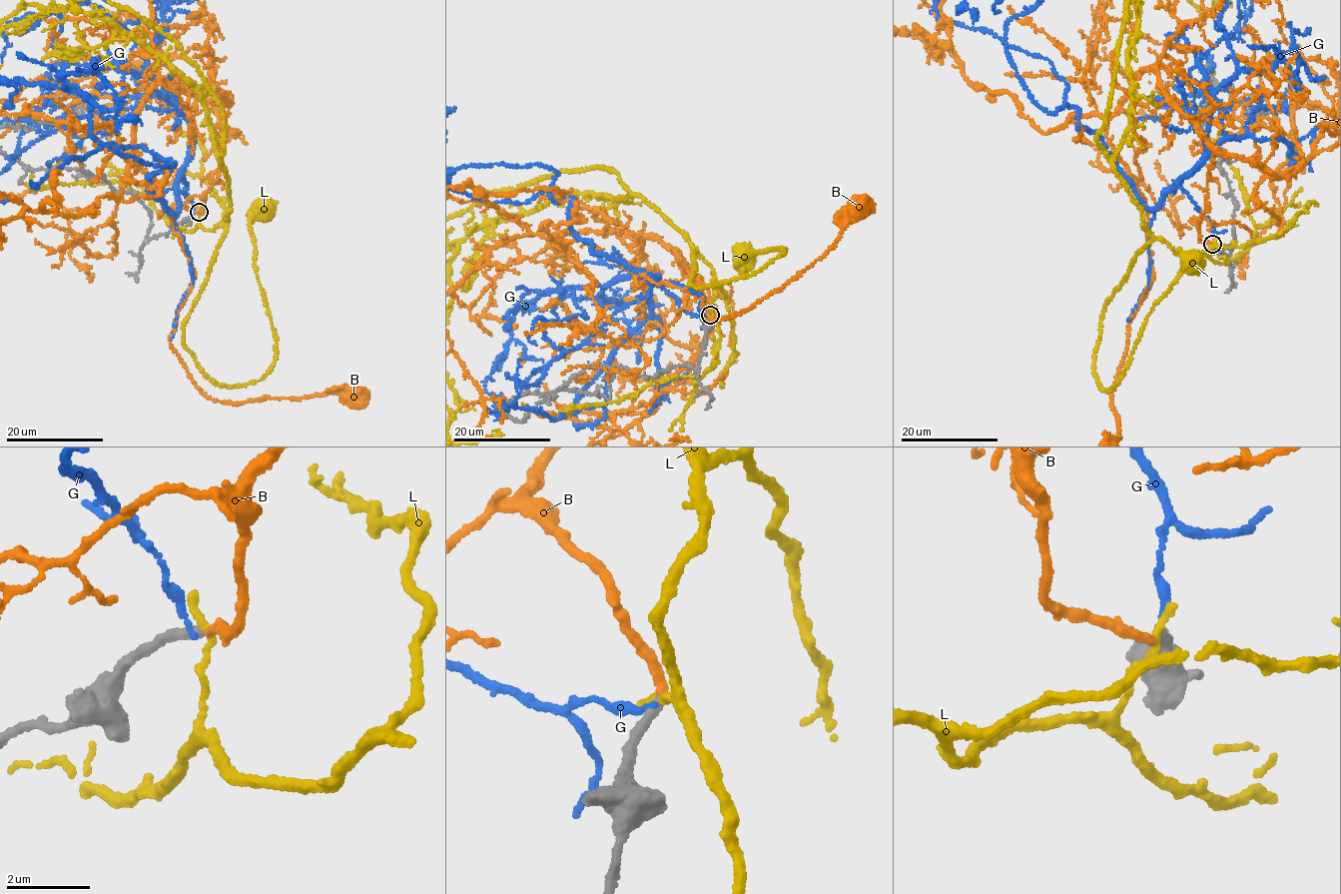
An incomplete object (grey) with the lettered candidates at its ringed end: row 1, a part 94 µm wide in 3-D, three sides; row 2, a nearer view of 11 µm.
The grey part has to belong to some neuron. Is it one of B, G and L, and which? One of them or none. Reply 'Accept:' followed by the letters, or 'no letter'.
Accept: B

